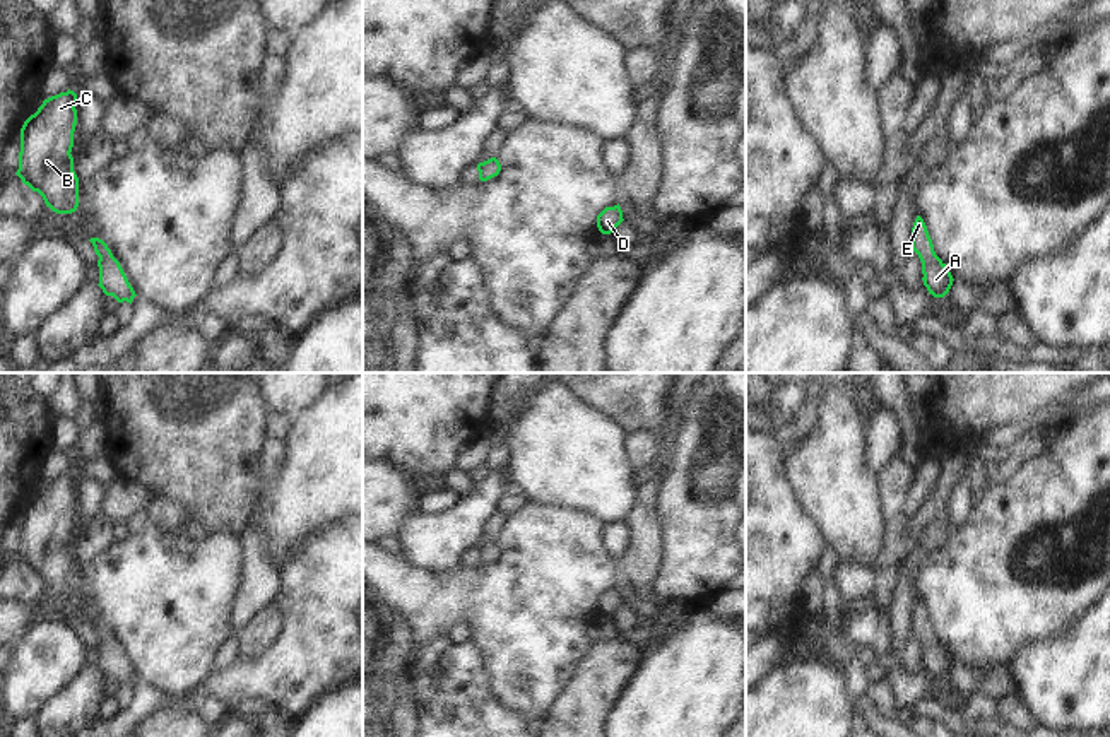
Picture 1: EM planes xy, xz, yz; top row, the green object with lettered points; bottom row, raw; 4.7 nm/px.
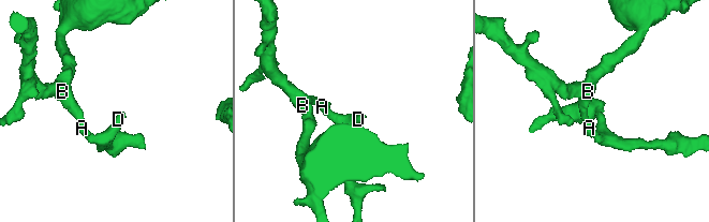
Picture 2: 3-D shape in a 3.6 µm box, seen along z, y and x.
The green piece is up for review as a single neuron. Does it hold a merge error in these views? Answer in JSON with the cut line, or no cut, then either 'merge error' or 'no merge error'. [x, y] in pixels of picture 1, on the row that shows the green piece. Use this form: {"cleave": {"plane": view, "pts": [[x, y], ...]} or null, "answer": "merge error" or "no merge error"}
{"cleave": null, "answer": "no merge error"}

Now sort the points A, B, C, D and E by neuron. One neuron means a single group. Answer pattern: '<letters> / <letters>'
A B C D E

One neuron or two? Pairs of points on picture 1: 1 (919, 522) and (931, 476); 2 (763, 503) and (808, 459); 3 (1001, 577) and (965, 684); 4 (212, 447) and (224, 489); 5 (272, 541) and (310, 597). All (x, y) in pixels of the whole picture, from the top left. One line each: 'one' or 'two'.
1: two
2: two
3: two
4: one
5: two

